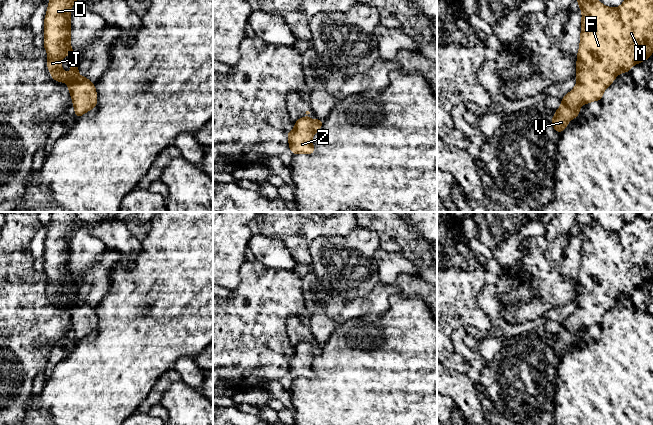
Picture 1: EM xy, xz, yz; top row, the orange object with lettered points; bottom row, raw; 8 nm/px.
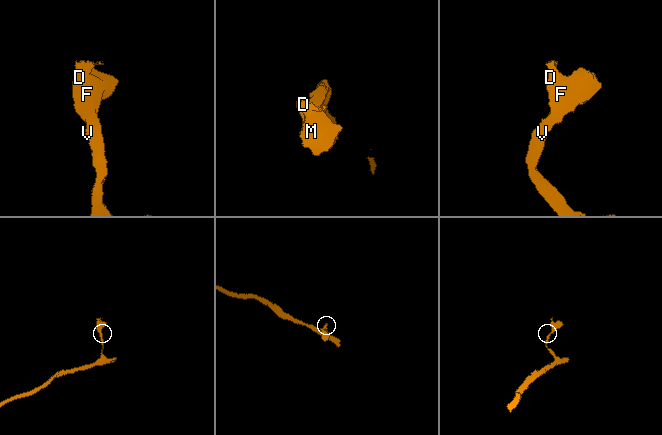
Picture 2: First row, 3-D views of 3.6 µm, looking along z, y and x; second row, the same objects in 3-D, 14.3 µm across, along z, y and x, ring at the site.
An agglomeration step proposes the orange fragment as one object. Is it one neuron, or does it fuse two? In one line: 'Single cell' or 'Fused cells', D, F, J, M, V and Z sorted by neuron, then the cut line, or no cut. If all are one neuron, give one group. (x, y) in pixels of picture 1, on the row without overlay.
Single cell. Groups: D F J M V Z. No split

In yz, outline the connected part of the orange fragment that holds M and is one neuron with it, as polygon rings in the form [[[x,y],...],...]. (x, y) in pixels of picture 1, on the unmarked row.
[[[590,212],[575,213],[582,234],[580,270],[576,280],[577,308],[561,323],[562,328],[552,341],[553,351],[560,358],[571,343],[579,340],[583,327],[600,325],[604,314],[619,297],[629,296],[633,289],[642,287],[653,277],[653,220],[638,215],[633,221],[625,222],[620,231],[612,232],[596,224]]]

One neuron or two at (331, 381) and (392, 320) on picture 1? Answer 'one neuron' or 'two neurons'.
one neuron

